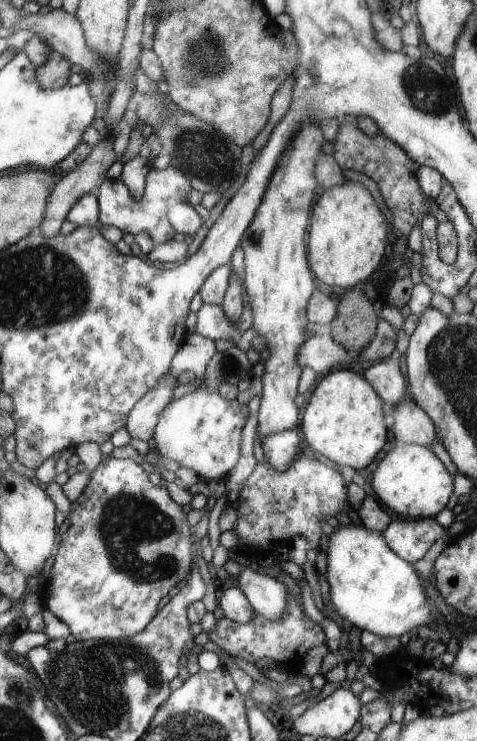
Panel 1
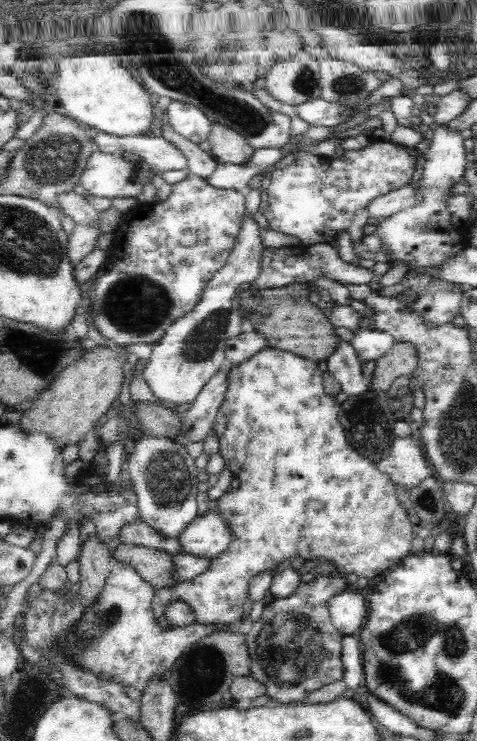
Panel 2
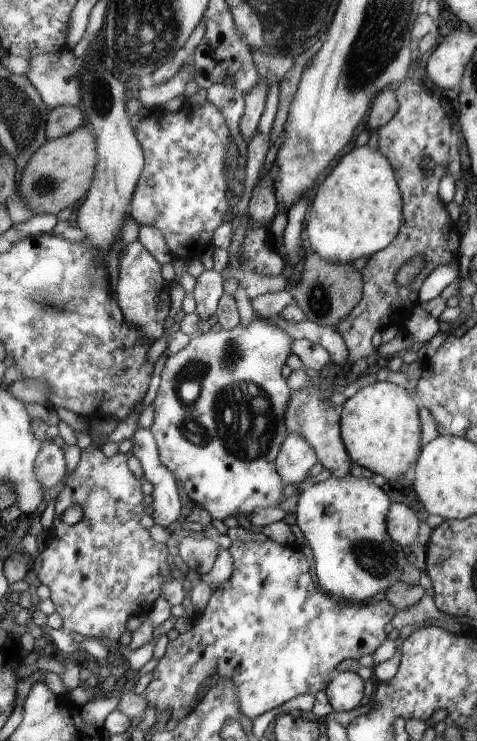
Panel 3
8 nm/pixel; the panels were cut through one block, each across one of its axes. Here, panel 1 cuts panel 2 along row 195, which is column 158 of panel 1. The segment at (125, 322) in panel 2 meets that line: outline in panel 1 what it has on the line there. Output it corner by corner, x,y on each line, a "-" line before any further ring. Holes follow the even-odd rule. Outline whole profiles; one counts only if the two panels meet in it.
167,166
161,170
151,168
145,177
141,200
137,202
137,200
133,200
128,187
121,180
105,177
103,182
95,188
98,222
101,226
115,226
122,233
129,232
129,234
135,235
145,232
154,245
161,244
166,240
179,237
168,220
168,212
175,204
187,203
185,198
191,189
188,178
183,176
179,170
175,170
173,166

